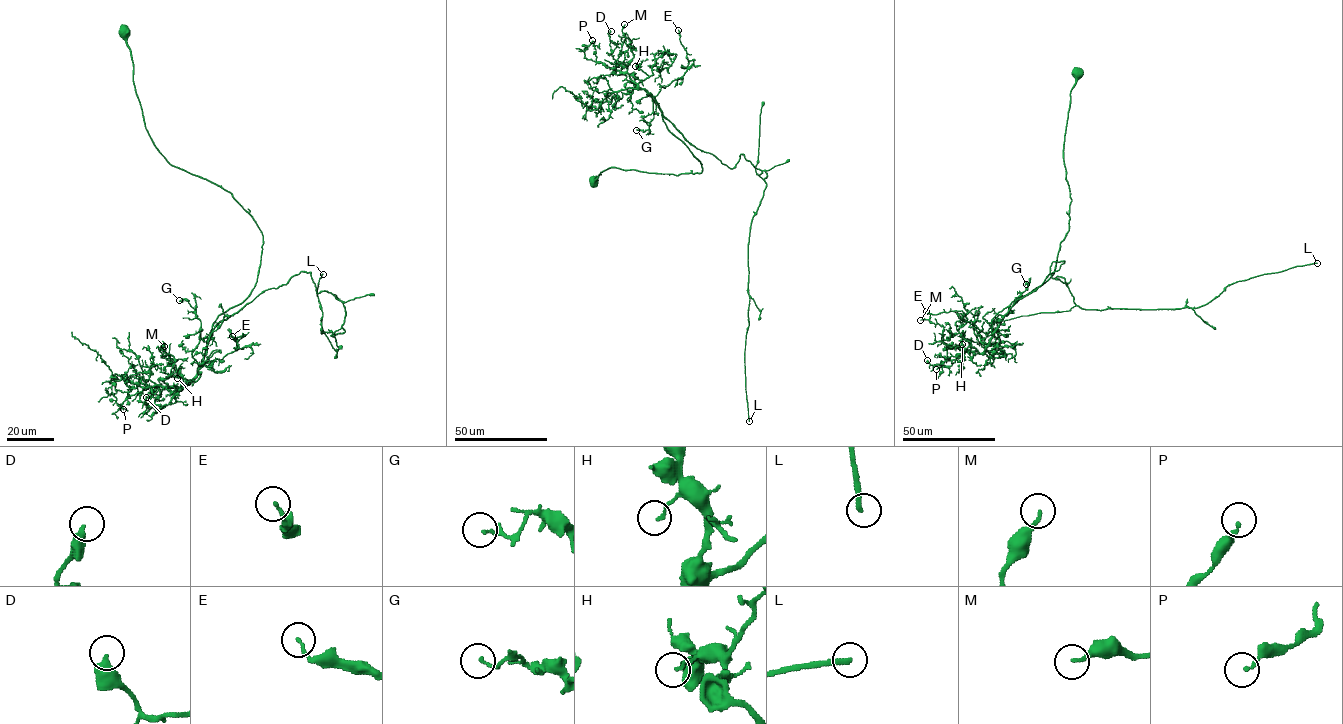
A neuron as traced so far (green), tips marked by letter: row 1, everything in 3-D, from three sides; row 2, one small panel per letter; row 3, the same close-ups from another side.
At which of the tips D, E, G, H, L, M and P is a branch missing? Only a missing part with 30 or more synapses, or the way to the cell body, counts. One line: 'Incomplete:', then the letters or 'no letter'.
Incomplete: L

